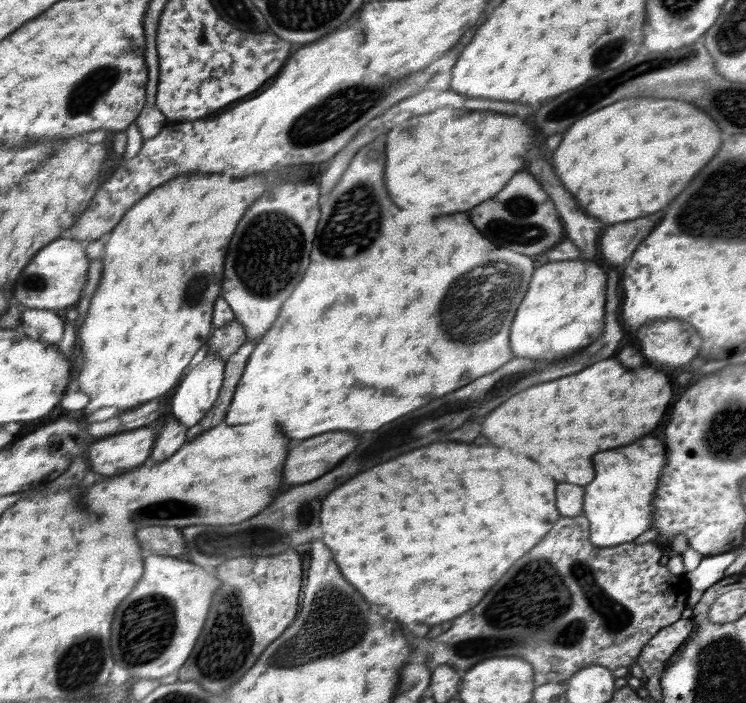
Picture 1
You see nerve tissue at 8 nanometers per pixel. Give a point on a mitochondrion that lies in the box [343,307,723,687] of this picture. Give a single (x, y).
(538, 592)

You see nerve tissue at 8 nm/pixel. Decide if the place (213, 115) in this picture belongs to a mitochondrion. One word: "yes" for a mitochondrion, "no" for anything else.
no

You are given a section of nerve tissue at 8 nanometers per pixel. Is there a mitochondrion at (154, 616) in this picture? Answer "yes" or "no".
yes

